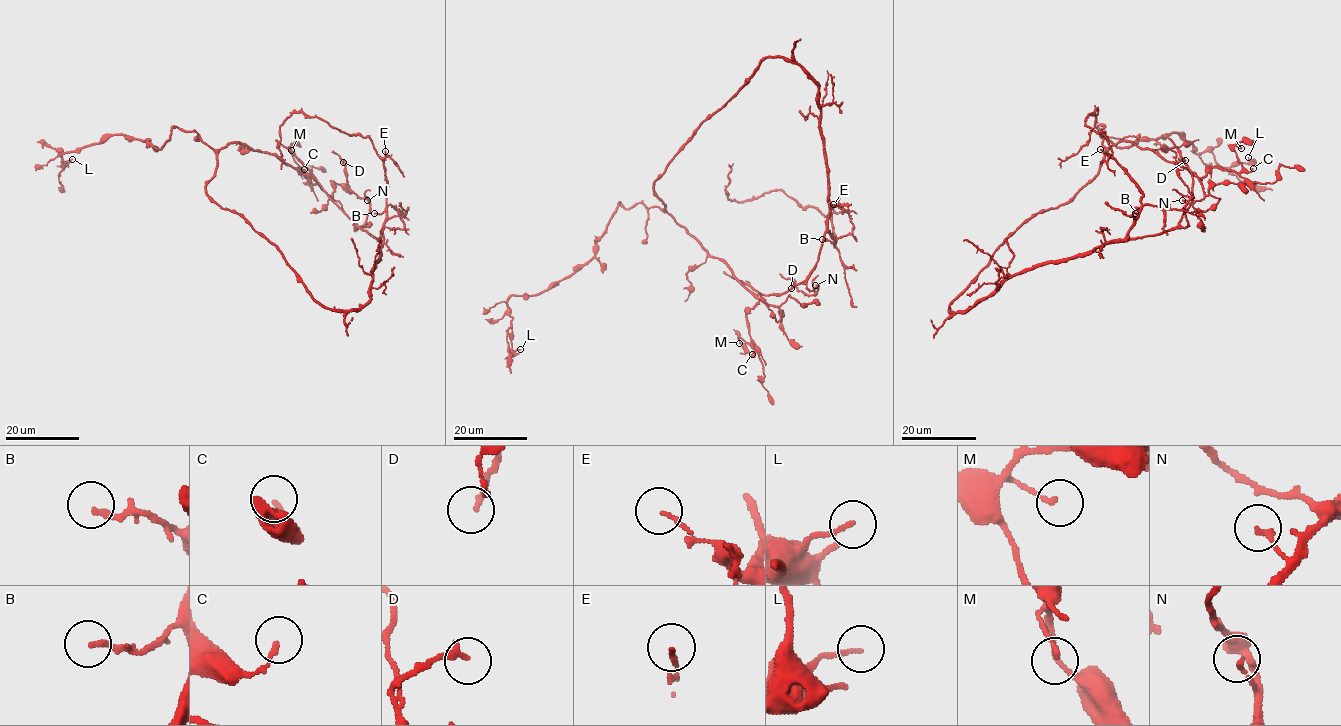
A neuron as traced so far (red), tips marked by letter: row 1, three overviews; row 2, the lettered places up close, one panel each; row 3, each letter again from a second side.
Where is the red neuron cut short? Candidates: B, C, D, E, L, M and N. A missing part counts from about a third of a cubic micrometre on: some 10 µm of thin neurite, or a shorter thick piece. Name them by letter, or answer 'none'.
none

